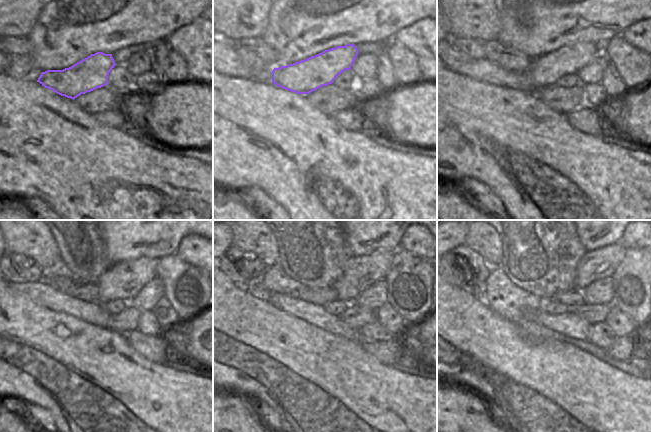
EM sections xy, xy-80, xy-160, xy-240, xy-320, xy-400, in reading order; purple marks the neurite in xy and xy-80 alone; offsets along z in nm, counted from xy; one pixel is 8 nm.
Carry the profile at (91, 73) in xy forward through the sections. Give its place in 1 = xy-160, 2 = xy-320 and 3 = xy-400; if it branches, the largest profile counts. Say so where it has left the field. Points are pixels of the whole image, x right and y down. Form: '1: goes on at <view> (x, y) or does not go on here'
1: goes on at xy-160 (545, 70)
2: goes on at xy-320 (360, 272)
3: goes on at xy-400 (600, 263)

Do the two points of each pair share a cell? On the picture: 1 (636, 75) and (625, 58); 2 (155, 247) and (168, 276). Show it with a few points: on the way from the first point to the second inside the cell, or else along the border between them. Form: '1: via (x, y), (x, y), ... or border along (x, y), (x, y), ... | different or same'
1: via (636, 71), (629, 62) | same
2: border along (175, 253), (165, 255), (159, 259) | different

